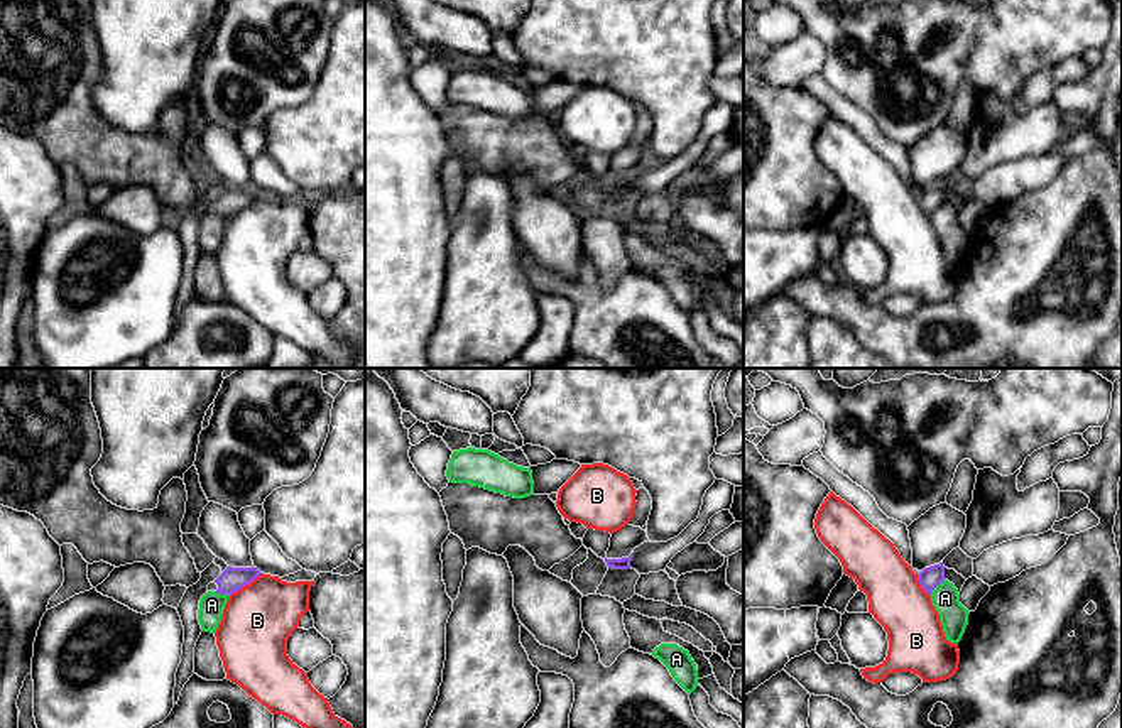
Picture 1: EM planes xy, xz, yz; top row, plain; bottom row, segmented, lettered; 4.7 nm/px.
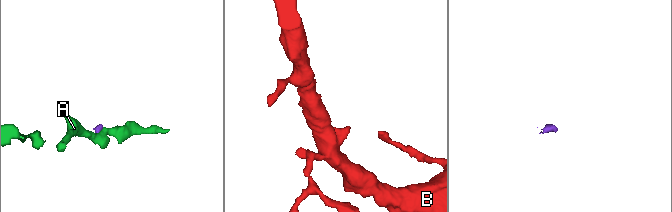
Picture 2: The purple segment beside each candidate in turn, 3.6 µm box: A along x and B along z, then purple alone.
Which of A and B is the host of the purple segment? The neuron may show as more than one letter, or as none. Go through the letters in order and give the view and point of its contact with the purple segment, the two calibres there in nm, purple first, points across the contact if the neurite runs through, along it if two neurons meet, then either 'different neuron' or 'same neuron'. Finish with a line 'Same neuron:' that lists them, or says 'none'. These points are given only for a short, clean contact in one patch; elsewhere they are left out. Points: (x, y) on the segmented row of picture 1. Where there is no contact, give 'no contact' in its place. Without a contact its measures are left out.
A: meets purple in yz at (936, 585); 100 nm thick on the purple side, 140 nm on the other; border along yz (945, 580), (930, 595); different neuron
B: meets purple in xy at (245, 585); 120 nm thick on the purple side, 340 nm on the other; border along xy (262, 573), (230, 595); different neuron
Same neuron: none

